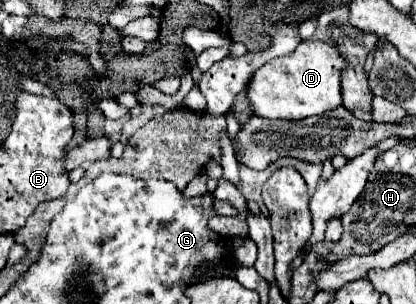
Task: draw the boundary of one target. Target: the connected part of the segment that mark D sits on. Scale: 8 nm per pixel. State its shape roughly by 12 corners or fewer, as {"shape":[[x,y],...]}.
{"shape":[[306,40],[250,80],[256,116],[302,120],[342,104],[346,58]]}

